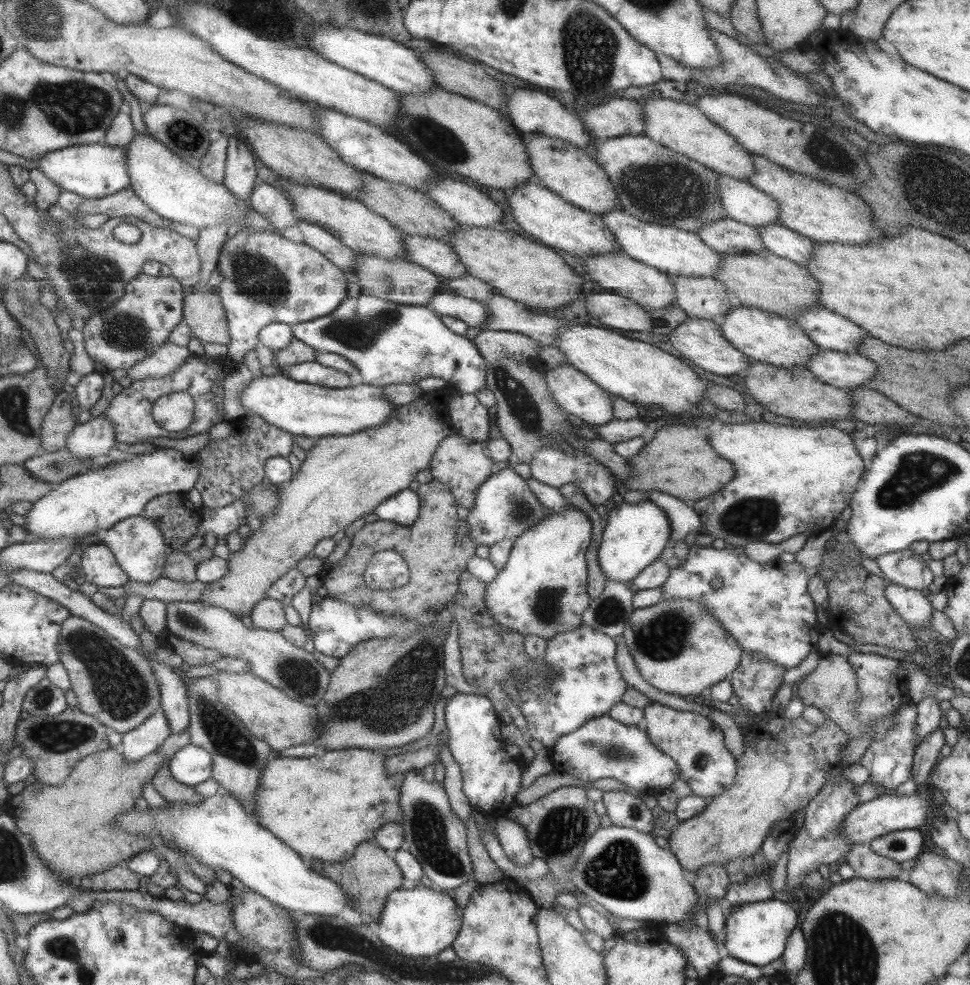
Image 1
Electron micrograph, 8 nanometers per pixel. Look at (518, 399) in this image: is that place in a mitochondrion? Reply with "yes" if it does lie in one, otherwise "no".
yes

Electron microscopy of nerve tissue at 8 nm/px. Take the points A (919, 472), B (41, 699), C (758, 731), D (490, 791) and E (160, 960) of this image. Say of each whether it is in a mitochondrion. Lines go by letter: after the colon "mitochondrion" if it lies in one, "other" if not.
A: mitochondrion
B: mitochondrion
C: other
D: other
E: other

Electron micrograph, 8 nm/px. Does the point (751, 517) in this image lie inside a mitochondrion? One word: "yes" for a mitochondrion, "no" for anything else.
yes

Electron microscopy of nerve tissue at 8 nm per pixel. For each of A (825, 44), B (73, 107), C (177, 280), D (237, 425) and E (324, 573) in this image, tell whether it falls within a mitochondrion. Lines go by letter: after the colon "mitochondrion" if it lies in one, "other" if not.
A: other
B: mitochondrion
C: other
D: other
E: other

